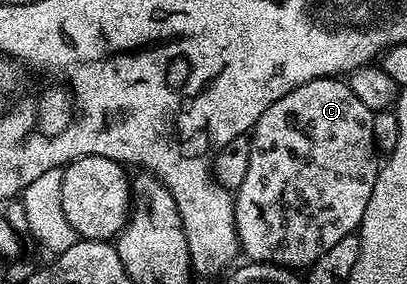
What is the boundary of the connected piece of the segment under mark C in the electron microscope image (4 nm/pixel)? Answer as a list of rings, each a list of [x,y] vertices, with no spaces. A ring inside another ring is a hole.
[[[338,77],[309,80],[265,108],[249,134],[251,147],[245,180],[233,194],[237,236],[242,253],[248,254],[250,261],[310,268],[337,240],[345,240],[345,236],[358,231],[381,165],[380,159],[375,159],[373,118],[374,113]]]

